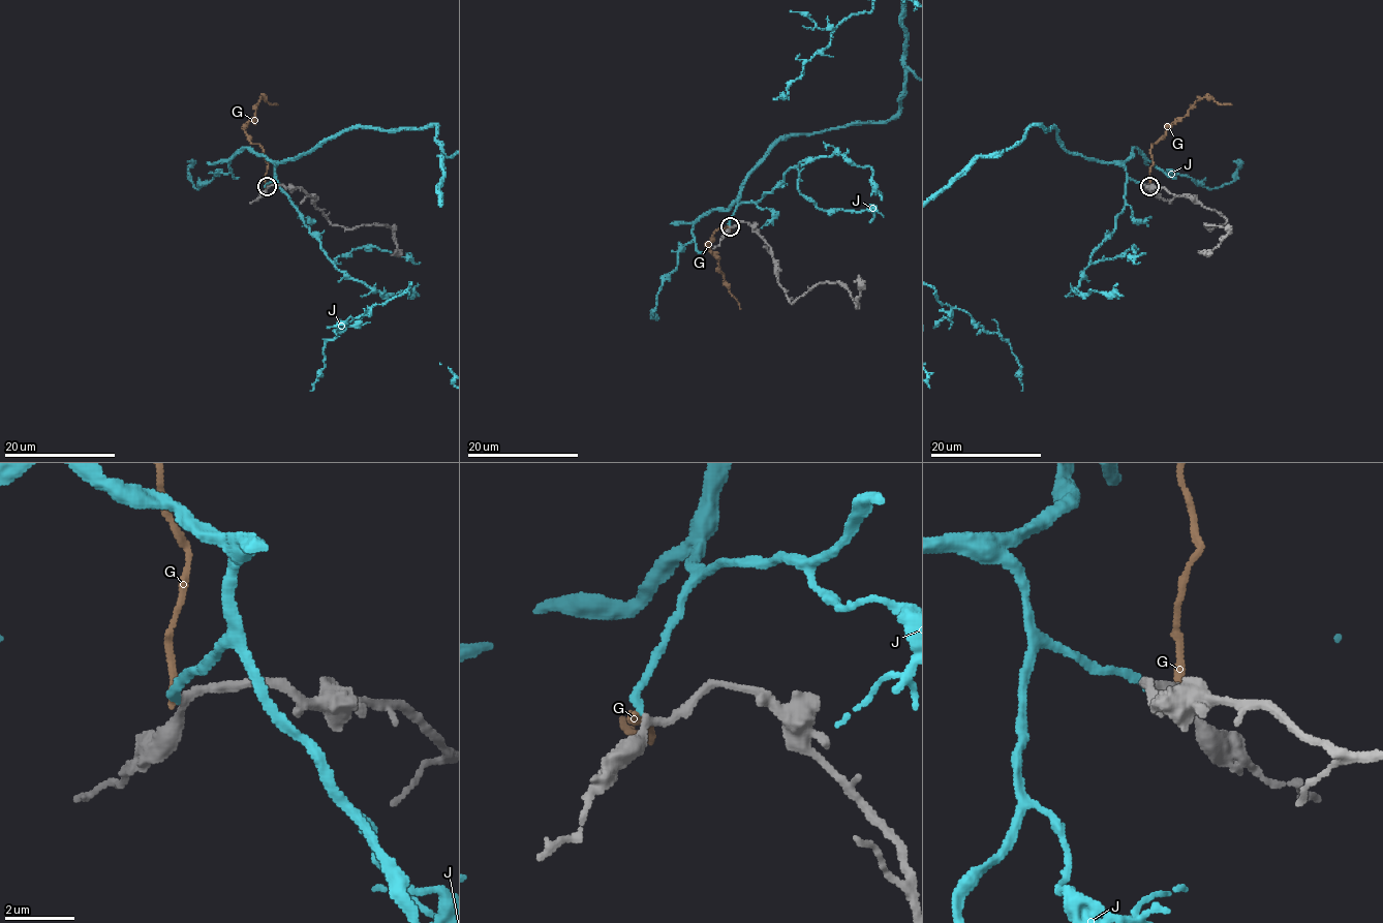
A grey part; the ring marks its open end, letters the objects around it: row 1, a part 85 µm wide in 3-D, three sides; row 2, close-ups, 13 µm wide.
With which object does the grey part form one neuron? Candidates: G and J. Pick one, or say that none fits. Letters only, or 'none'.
J

